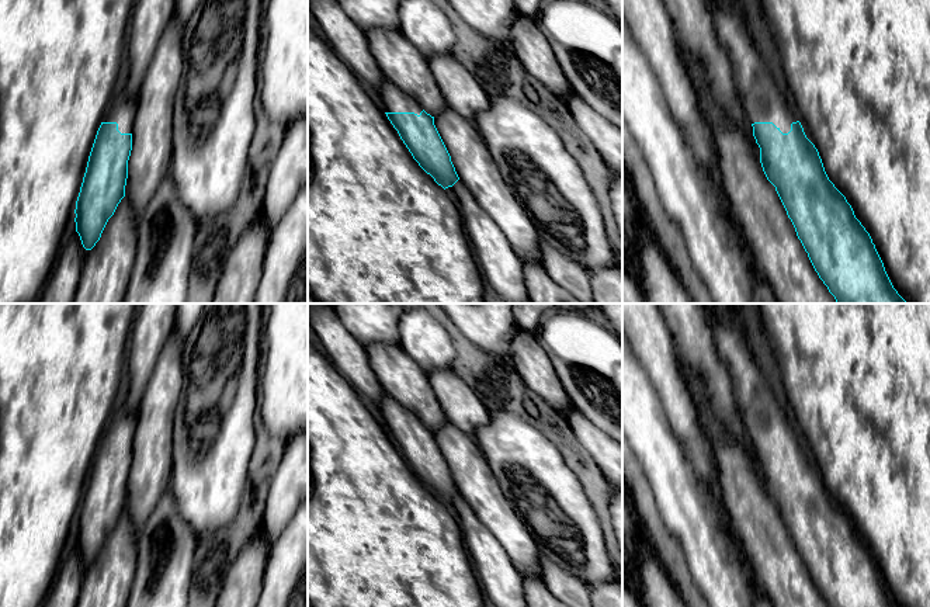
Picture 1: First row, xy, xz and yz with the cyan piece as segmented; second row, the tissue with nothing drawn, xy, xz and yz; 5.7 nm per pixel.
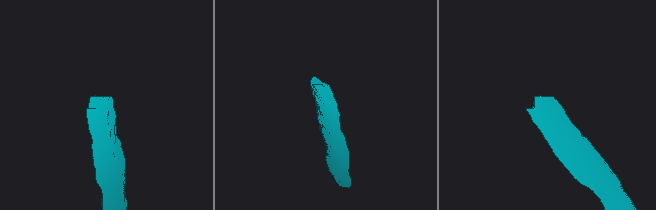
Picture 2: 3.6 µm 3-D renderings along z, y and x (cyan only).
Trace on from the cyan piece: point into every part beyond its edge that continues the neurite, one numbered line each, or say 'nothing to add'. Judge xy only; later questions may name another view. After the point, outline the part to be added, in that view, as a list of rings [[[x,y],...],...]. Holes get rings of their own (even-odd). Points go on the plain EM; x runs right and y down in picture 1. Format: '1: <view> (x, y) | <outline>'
1: xy (122, 423) | [[[125,396],[115,406],[103,437],[117,437],[121,448],[132,448],[136,431],[136,416],[125,403]]]

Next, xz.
1: xz (391, 412) | [[[385,395],[385,398],[375,407],[375,412],[385,427],[414,427],[420,430],[423,426],[413,412],[407,410],[388,395]]]

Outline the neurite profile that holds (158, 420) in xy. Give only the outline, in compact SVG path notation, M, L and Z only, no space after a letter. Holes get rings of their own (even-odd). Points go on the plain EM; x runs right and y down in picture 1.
M174 332L157 357L136 413L125 511L136 534L166 490L173 471L173 437L188 385L185 348Z

